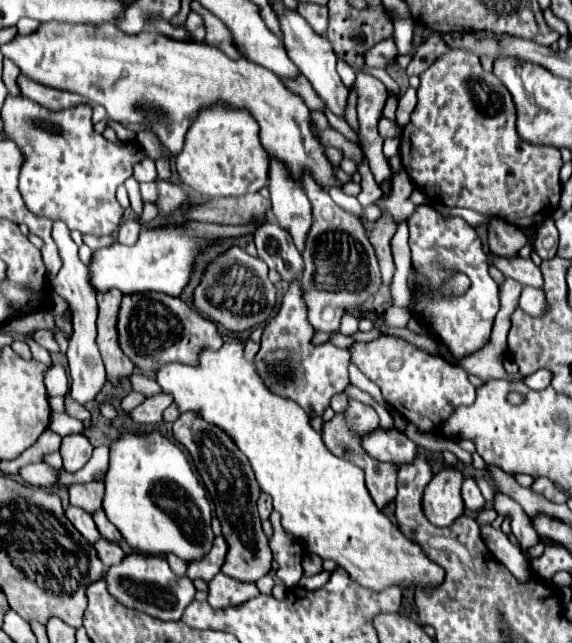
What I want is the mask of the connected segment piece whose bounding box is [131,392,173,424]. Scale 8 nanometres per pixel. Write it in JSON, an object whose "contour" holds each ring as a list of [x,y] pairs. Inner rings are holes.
{"contour":[[[165,392],[157,394],[157,396],[151,396],[151,398],[147,398],[141,406],[137,406],[137,408],[131,412],[131,420],[137,422],[137,424],[159,424],[163,410],[165,410],[171,402],[173,402],[173,400],[171,400]]]}

